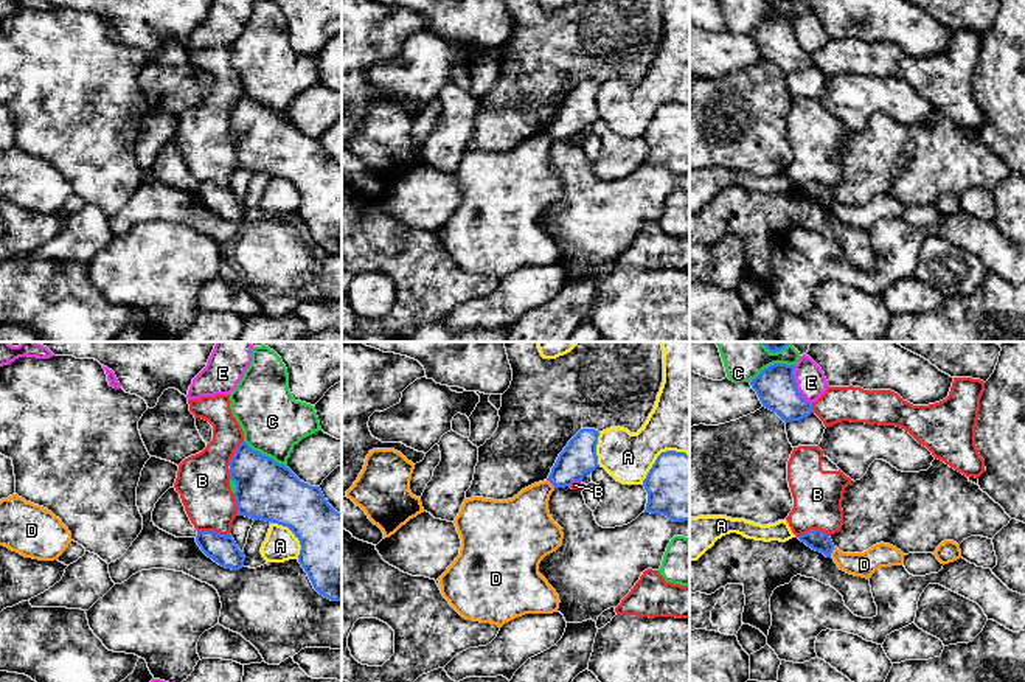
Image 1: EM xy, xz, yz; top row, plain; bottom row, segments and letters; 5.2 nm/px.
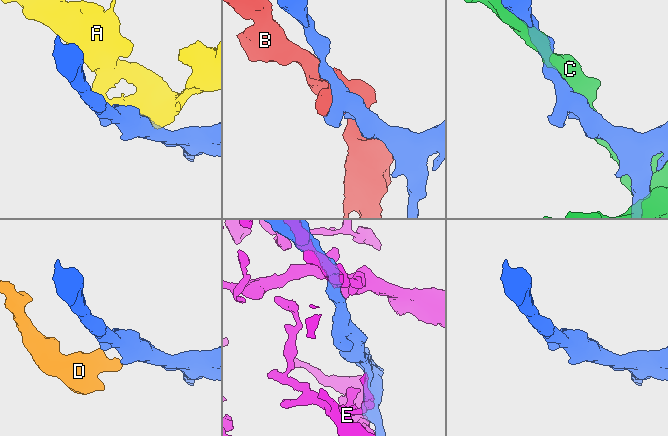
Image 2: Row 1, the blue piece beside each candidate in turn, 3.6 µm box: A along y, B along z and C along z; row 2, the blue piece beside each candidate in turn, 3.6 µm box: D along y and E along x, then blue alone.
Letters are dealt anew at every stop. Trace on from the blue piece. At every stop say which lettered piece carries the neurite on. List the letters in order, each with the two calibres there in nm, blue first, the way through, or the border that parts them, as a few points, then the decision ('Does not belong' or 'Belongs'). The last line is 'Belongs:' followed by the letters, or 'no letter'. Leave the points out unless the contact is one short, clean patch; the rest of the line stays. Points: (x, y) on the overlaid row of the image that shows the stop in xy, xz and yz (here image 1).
A: Thickness 340 nm (blue) against 360 nm. Does not belong
B: Thickness 150 nm (blue) against 280 nm. Does not belong
C: Thickness 220 nm (blue) against 220 nm. Does not belong
D: Thickness 110 nm (blue) against 130 nm. Boundary: yz (834, 547), (830, 556). Does not belong
E: Thickness 220 nm (blue) against 160 nm. Does not belong
Belongs: no letter

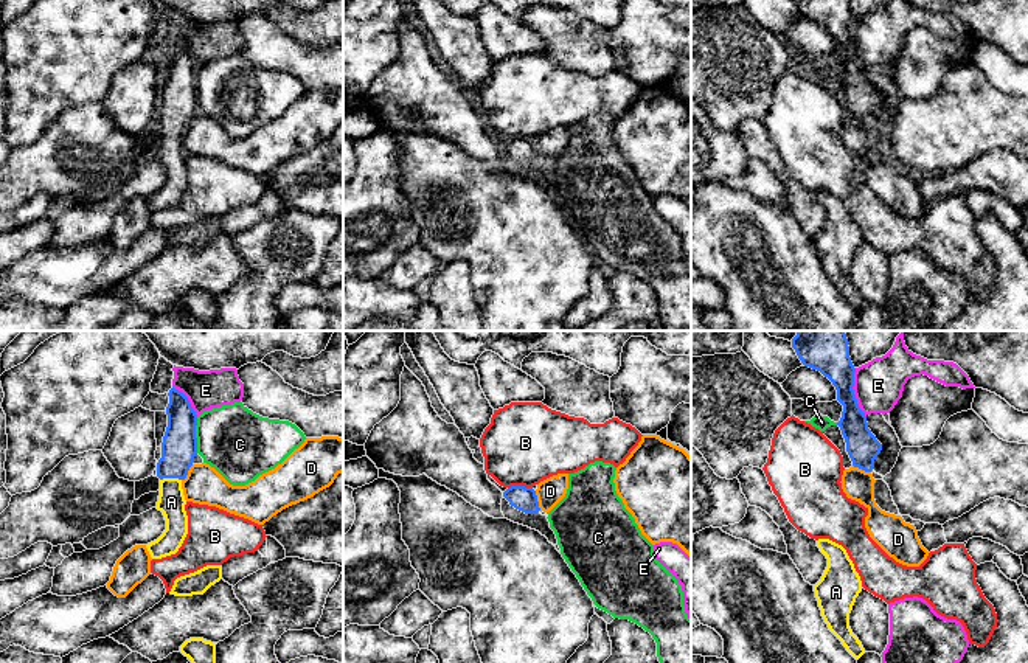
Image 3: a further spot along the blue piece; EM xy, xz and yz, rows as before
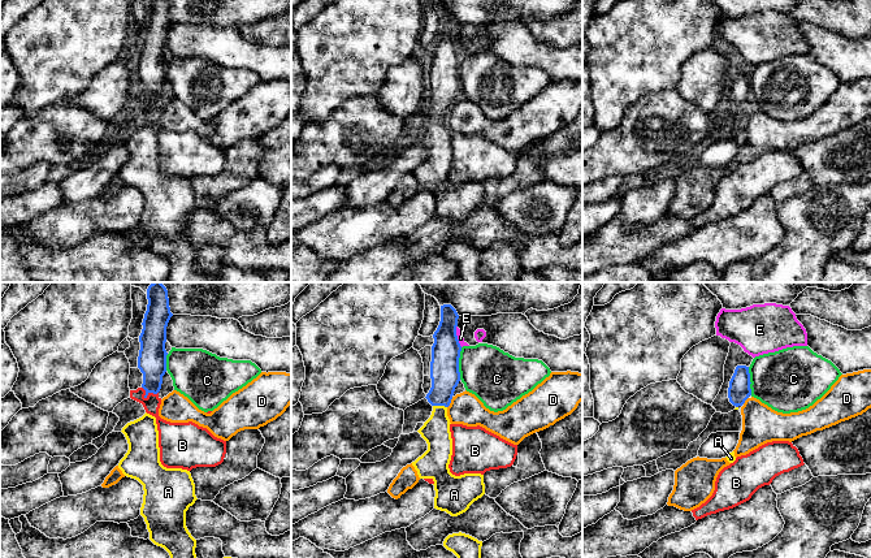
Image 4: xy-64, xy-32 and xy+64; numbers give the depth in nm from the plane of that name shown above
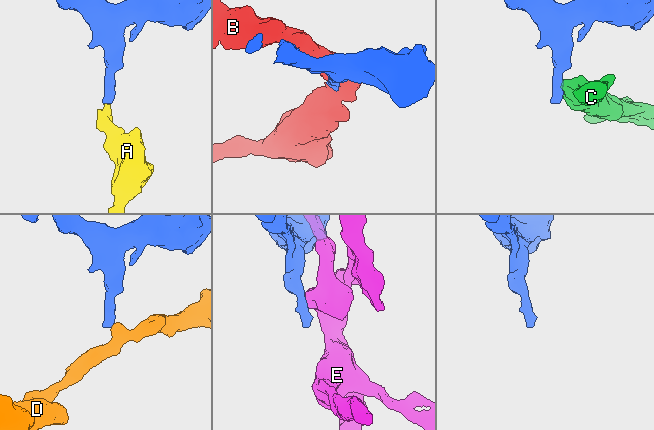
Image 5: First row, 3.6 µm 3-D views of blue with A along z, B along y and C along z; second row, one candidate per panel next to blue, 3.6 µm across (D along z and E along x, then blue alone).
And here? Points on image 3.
A: Thickness 190 nm (blue) against 140 nm. Belongs
B: Thickness 130 nm (blue) against 420 nm. Boundary: xz (531, 486), (508, 488). Does not belong
C: Thickness 190 nm (blue) against 360 nm. Boundary: xy (197, 416), (196, 452). Does not belong
D: Thickness 130 nm (blue) against 140 nm. Boundary: xz (534, 491), (541, 510). Does not belong
E: Thickness 220 nm (blue) against 260 nm. Boundary: yz (854, 368), (853, 393), (865, 416). Does not belong
Belongs: A

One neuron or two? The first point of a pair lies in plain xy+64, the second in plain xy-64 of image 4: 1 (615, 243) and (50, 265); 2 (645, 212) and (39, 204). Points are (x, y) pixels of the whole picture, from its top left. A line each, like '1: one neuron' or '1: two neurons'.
1: two neurons
2: two neurons

